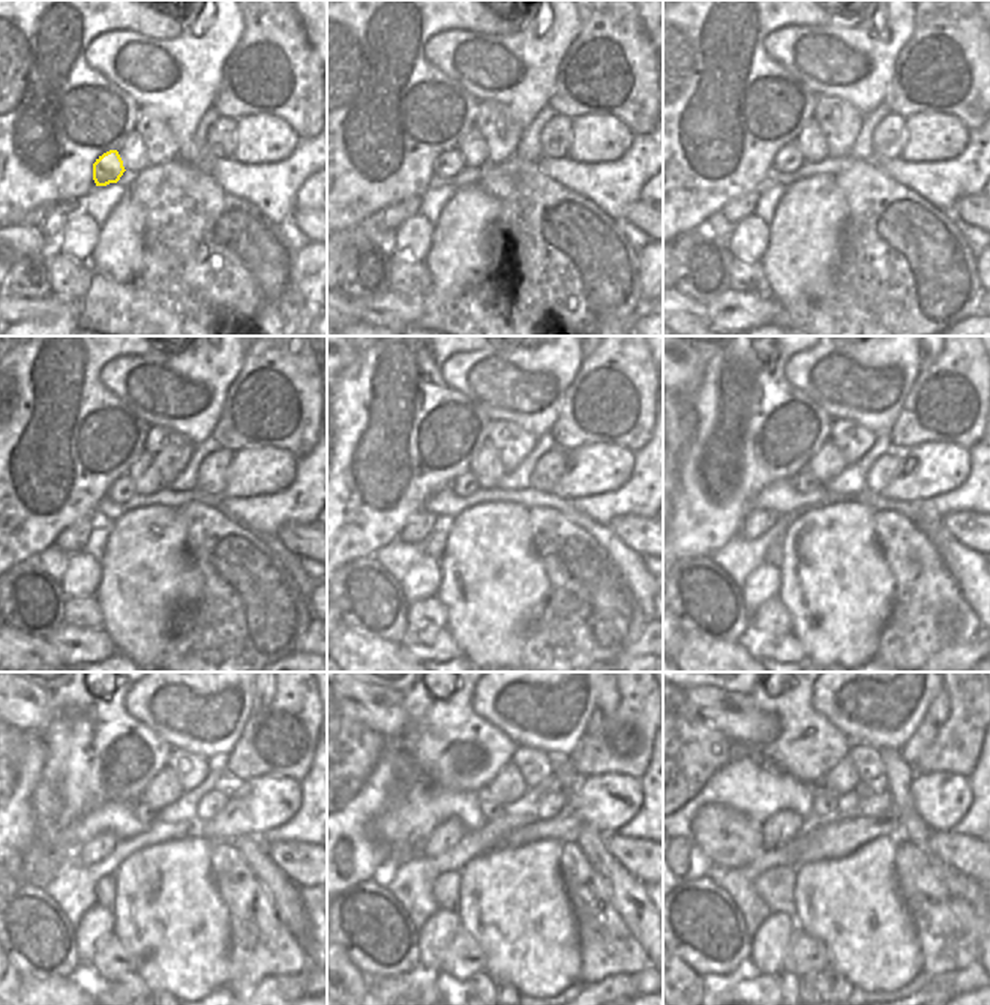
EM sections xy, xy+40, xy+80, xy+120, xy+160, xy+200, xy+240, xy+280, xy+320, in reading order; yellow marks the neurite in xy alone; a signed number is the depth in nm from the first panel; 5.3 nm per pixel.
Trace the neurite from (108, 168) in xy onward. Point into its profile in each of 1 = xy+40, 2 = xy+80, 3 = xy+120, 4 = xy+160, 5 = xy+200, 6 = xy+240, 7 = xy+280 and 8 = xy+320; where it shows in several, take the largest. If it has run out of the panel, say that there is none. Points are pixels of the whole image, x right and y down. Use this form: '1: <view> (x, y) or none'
1: xy+40 (450, 162)
2: xy+80 (789, 158)
3: xy+120 (122, 489)
4: xy+160 (464, 485)
5: xy+200 (804, 480)
6: xy+240 (143, 813)
7: xy+280 (491, 809)
8: xy+320 (824, 803)

